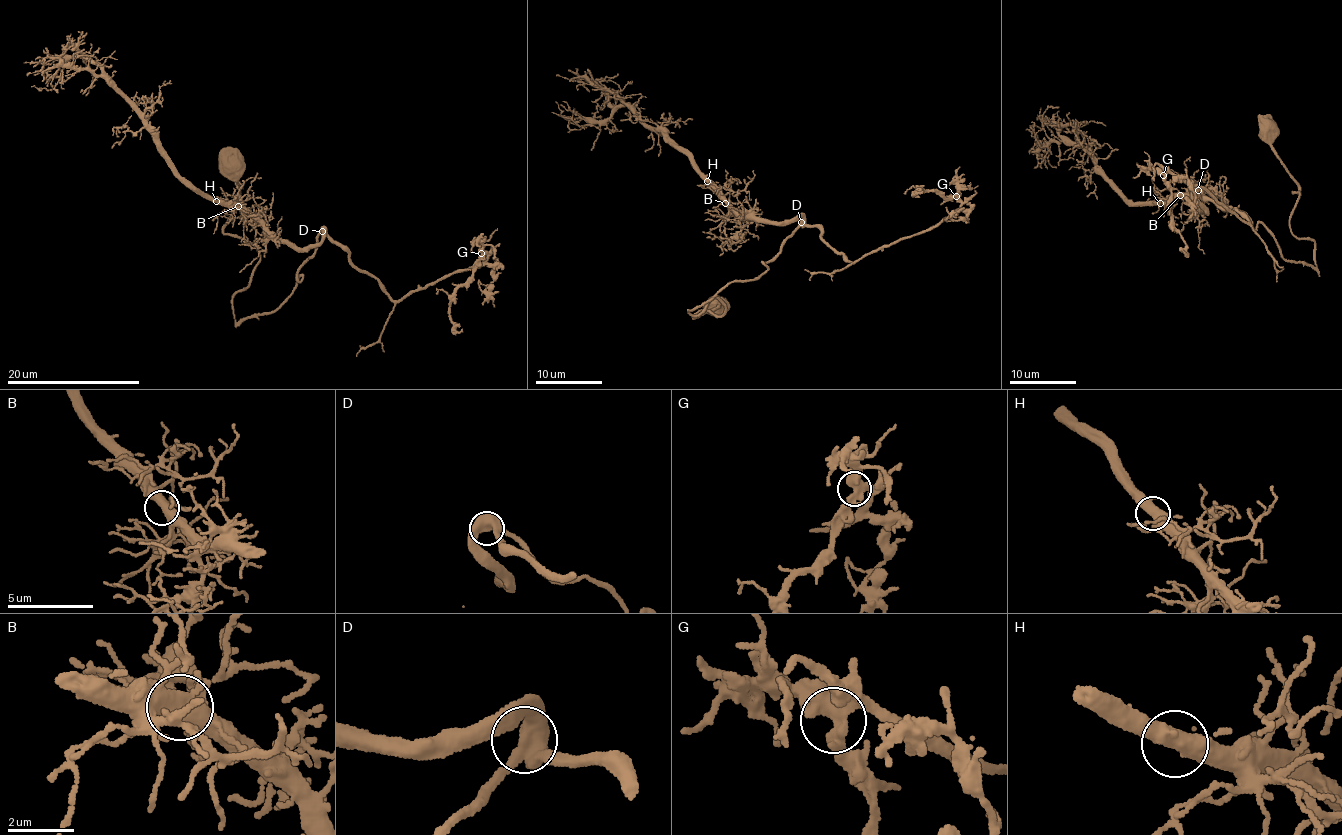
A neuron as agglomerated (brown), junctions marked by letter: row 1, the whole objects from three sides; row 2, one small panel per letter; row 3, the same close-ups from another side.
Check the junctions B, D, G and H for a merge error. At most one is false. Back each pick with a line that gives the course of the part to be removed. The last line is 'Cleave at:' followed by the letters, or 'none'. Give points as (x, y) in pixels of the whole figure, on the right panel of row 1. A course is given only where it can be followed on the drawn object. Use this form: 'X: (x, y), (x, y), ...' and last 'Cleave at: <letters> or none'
Cleave at: none

